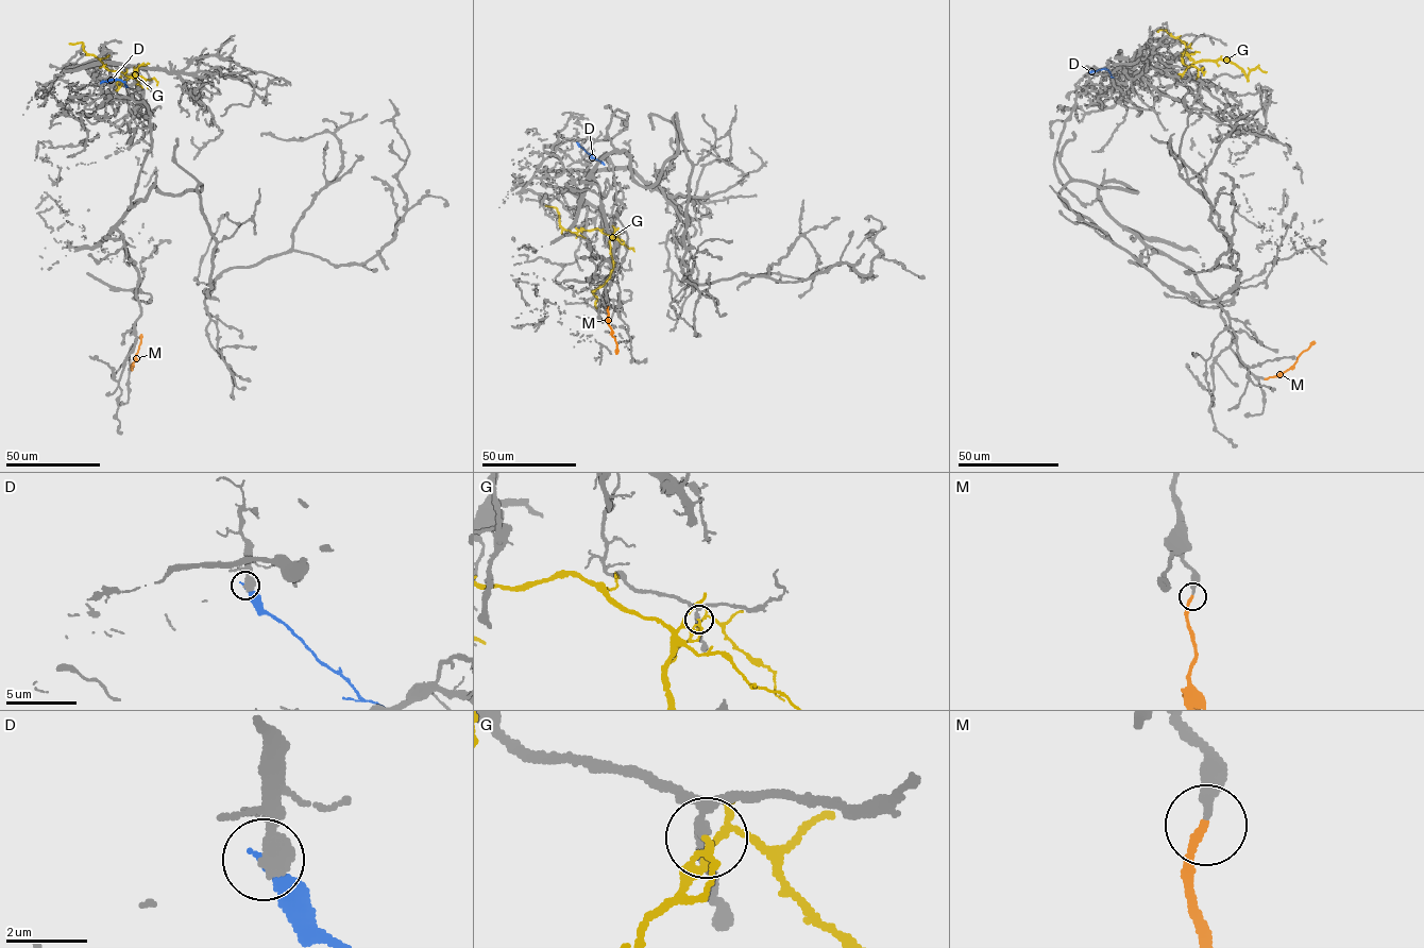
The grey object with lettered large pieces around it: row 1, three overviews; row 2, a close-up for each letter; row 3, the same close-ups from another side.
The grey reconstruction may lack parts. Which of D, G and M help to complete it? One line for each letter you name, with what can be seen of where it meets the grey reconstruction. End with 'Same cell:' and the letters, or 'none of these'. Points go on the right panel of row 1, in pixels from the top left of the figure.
M: (1265, 378)
Same cell: M

